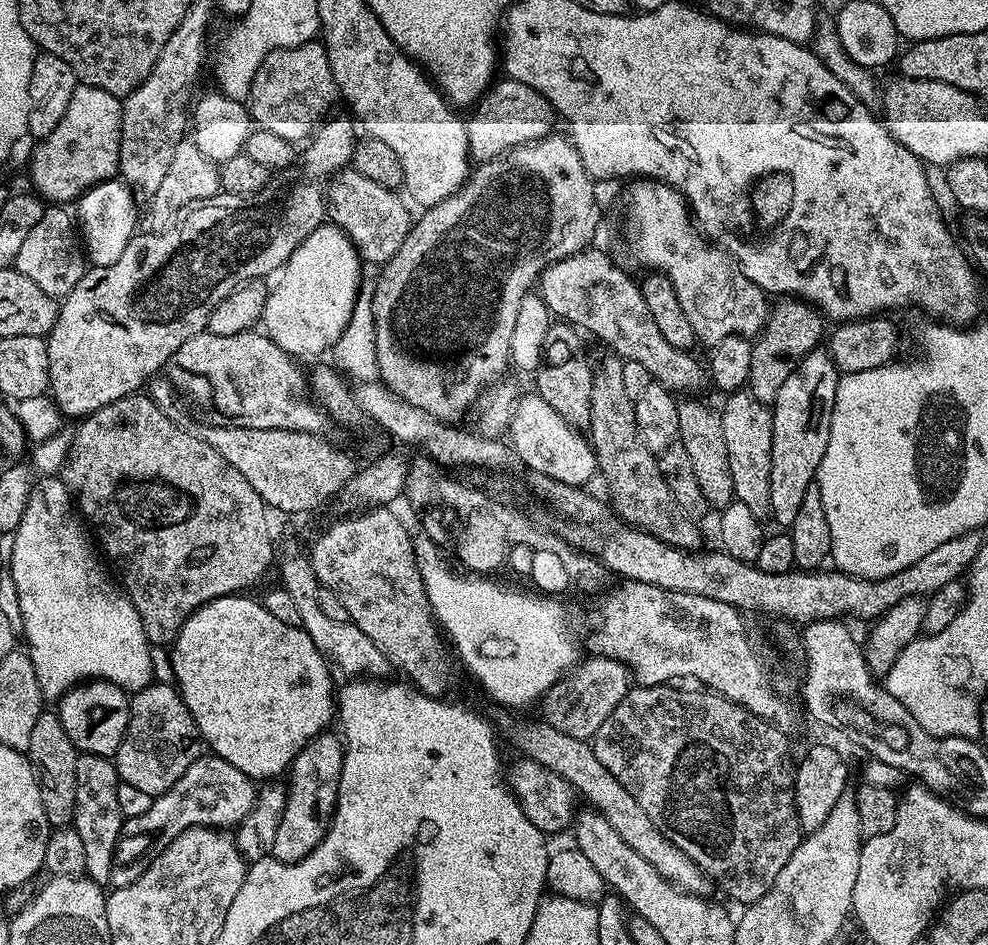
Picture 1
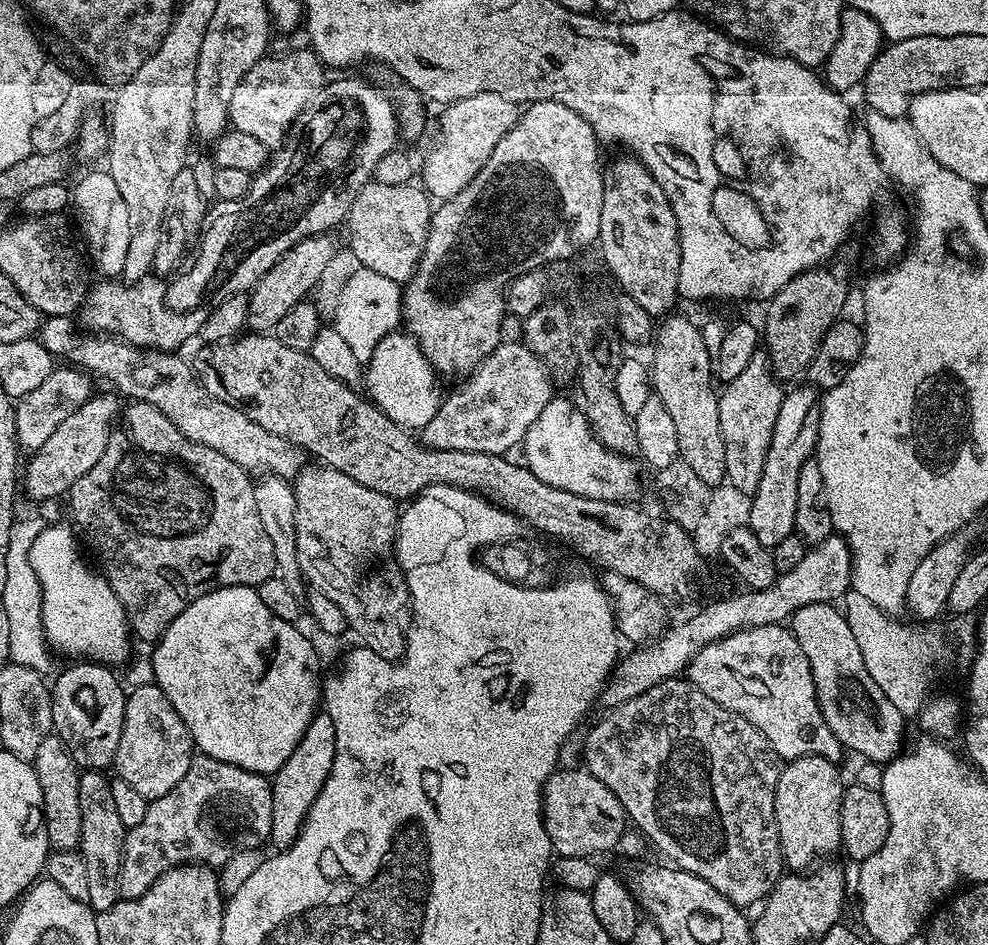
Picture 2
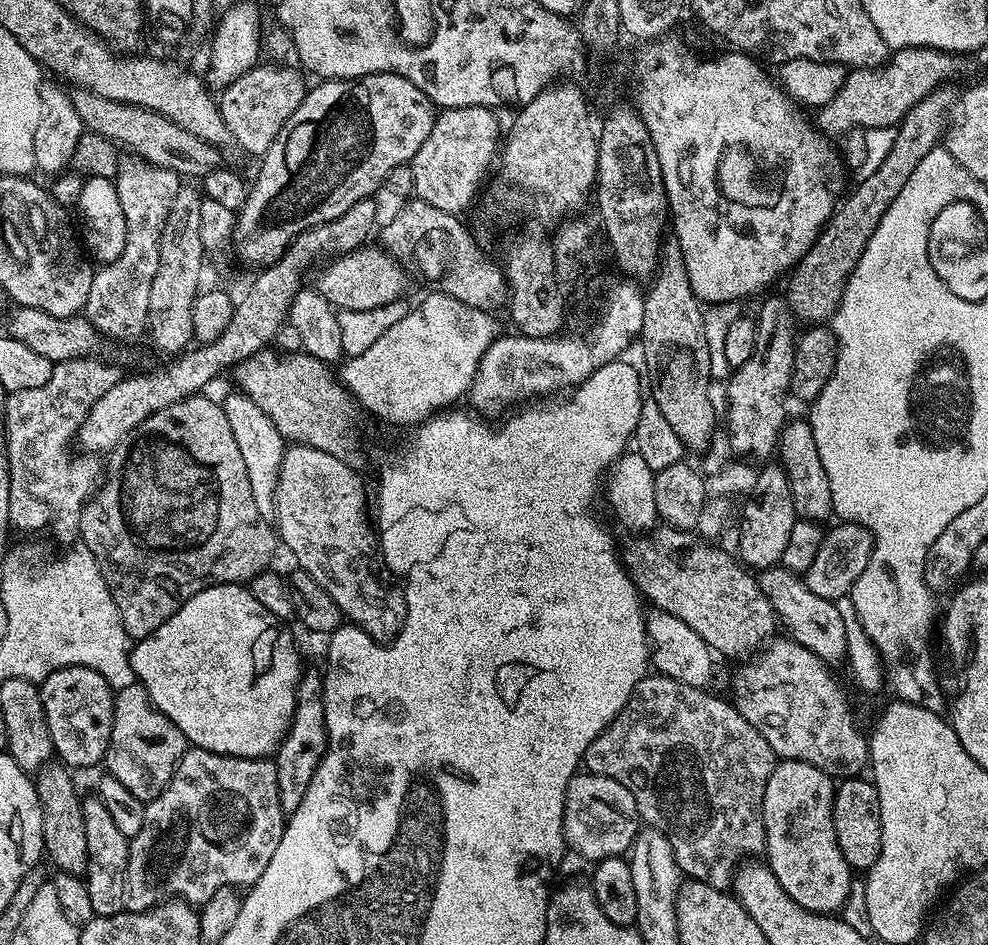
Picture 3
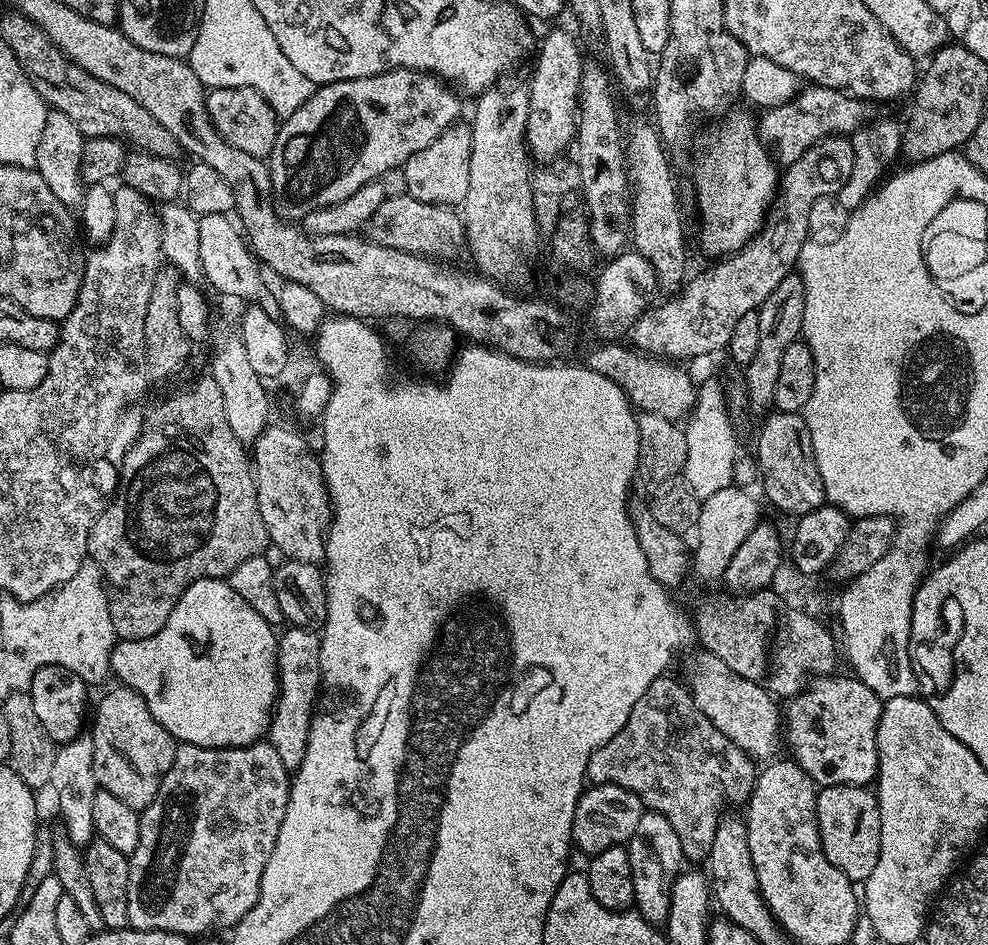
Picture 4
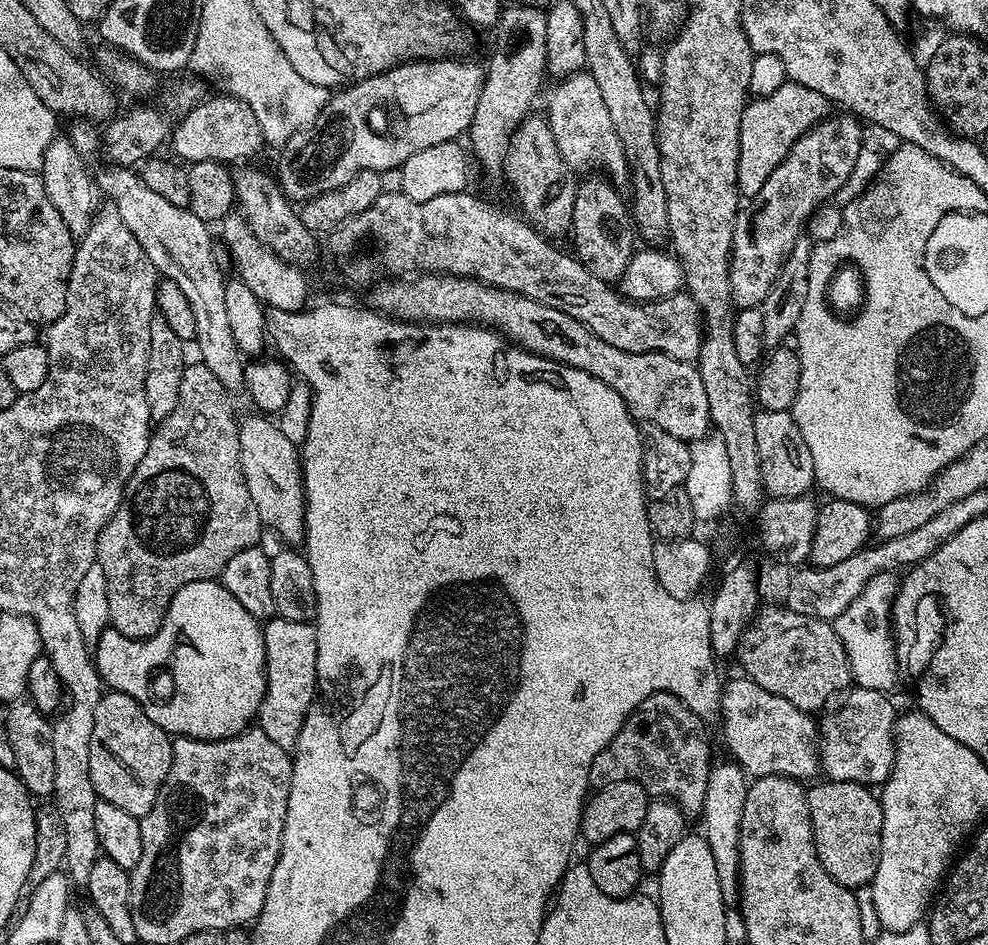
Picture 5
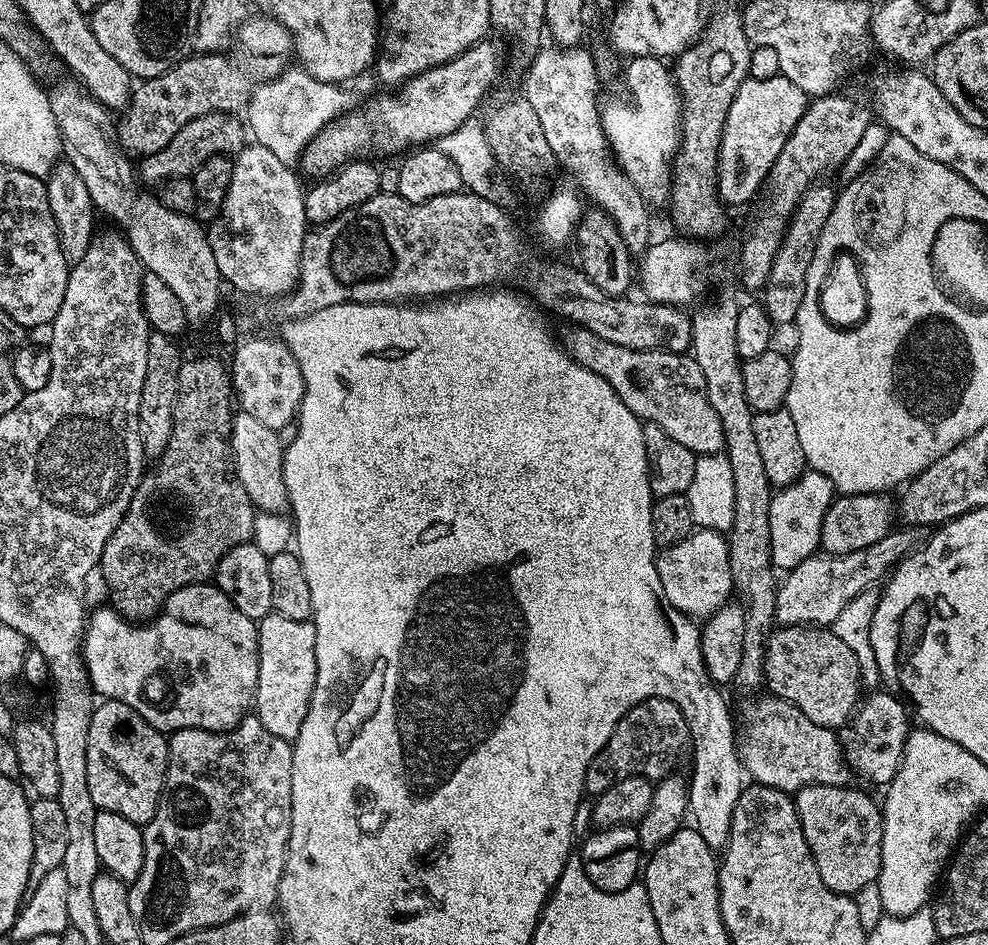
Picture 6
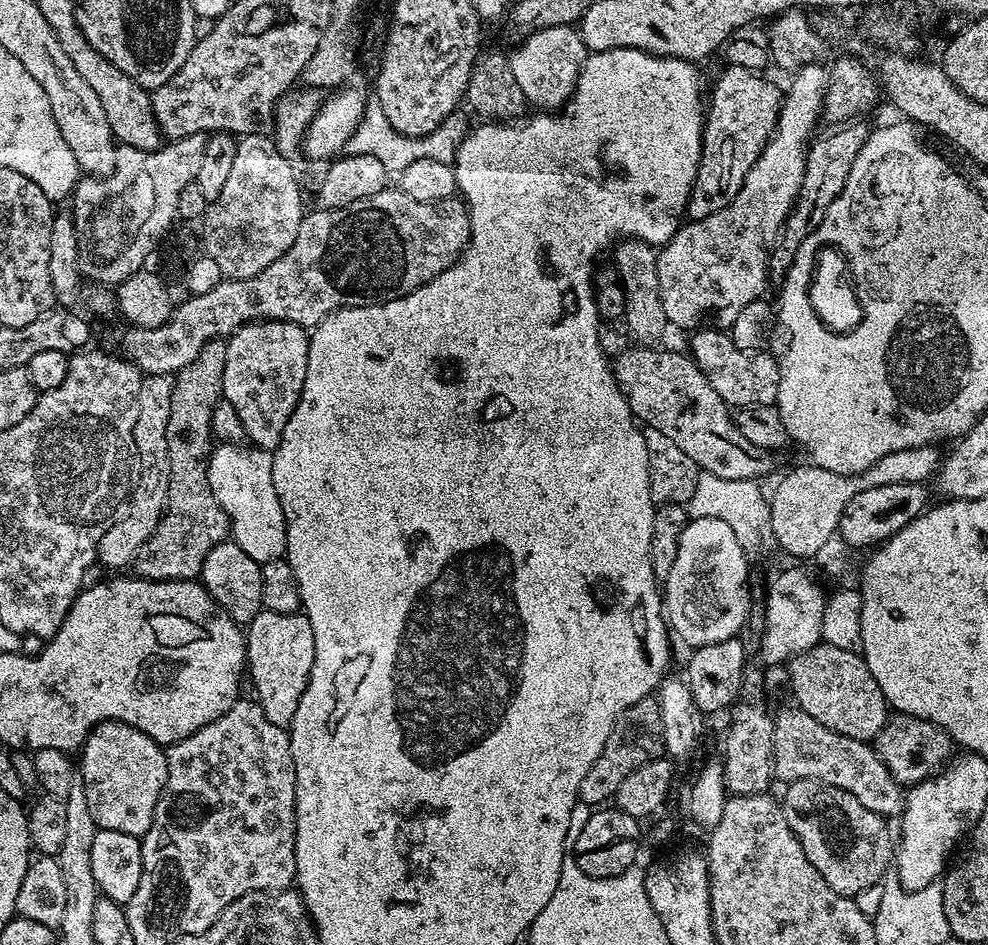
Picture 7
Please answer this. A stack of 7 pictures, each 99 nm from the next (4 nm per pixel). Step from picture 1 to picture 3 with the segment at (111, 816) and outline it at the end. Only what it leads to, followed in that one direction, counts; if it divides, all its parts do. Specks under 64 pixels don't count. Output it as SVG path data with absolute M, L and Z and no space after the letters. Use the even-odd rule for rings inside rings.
M99 795L83 797L82 818L86 822L86 854L88 855L88 870L84 885L90 894L90 906L94 906L94 916L113 916L124 911L130 840L129 837L121 834L118 826L110 819L110 814L100 801Z

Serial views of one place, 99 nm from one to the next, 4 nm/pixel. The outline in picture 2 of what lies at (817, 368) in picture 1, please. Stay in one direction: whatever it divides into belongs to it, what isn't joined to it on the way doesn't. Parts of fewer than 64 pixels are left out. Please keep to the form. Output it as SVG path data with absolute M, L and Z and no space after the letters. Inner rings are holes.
M804 382L801 388L791 388L785 391L784 401L778 410L778 422L774 422L774 438L770 442L770 450L766 450L766 466L762 466L762 478L756 491L751 493L752 505L748 508L746 520L746 527L769 550L776 548L782 538L793 535L796 531L798 478L802 474L802 466L813 459L820 433L821 397L817 389L808 382Z

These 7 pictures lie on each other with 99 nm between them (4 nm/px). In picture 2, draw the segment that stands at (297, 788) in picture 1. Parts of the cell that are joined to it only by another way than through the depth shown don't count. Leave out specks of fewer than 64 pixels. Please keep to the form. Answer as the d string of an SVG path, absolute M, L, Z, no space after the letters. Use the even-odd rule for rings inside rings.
M317 711L316 717L310 722L310 726L306 726L306 734L302 734L302 742L298 742L298 746L294 746L294 754L290 754L290 758L286 758L286 762L274 773L270 780L272 785L272 834L270 844L273 844L273 849L289 848L299 838L300 831L304 828L304 820L308 817L308 811L312 809L312 804L318 798L318 794L334 766L335 753L336 731L334 730L334 722L328 711Z

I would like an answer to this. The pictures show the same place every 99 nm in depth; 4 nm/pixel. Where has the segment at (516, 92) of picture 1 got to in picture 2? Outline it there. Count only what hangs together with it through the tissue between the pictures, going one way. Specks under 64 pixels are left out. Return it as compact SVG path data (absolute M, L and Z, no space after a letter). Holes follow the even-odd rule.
M483 92L482 94L470 94L470 98L455 100L441 112L444 113L440 116L440 141L425 154L424 165L420 164L418 168L418 176L419 179L424 179L422 187L429 197L443 202L462 194L462 190L466 190L466 186L476 177L478 170L486 166L486 158L494 154L494 146L498 146L498 142L502 142L502 138L506 138L508 131L518 123L522 108L515 100L506 98L502 94Z

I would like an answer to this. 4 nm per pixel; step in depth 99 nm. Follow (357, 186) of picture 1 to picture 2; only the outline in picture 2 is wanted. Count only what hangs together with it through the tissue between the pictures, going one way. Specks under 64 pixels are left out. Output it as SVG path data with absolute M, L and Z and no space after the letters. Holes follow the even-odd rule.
M369 182L358 198L354 198L346 217L348 240L357 260L355 263L383 274L385 278L394 278L394 282L403 285L416 273L433 213L433 201L423 187L415 183L386 186Z

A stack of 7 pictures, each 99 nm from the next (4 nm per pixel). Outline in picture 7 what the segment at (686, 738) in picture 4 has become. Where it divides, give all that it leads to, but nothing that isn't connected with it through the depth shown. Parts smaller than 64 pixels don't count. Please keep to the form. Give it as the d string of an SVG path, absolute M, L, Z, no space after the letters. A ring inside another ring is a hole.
M649 698L622 710L614 722L614 730L610 730L610 738L606 738L606 746L602 746L602 754L598 754L586 778L582 778L579 803L600 806L611 801L626 774L634 774L638 766L664 755L662 714L658 714L655 699Z

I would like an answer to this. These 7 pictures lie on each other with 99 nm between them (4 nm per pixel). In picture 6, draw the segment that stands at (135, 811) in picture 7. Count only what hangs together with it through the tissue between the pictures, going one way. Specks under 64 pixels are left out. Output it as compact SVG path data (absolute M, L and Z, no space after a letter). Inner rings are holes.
M101 699L92 709L90 734L86 738L86 782L90 785L90 798L102 812L120 814L138 825L148 824L154 818L164 779L168 769L168 742L165 733L155 728L138 710L126 706L121 700Z

